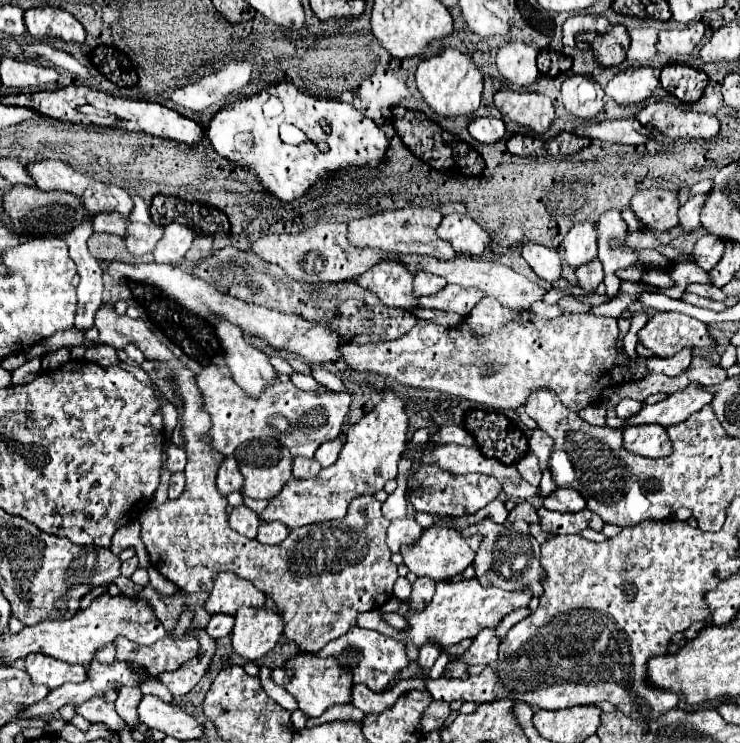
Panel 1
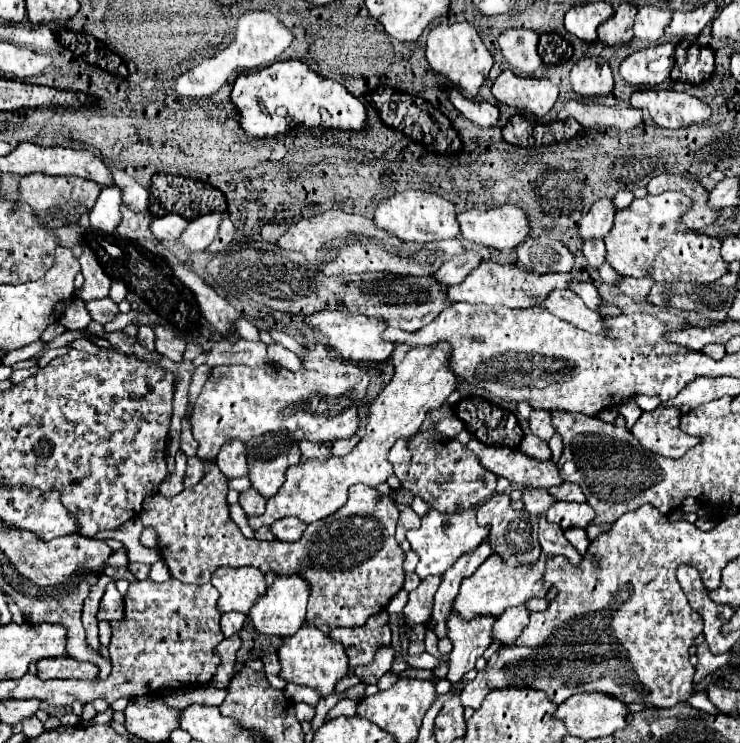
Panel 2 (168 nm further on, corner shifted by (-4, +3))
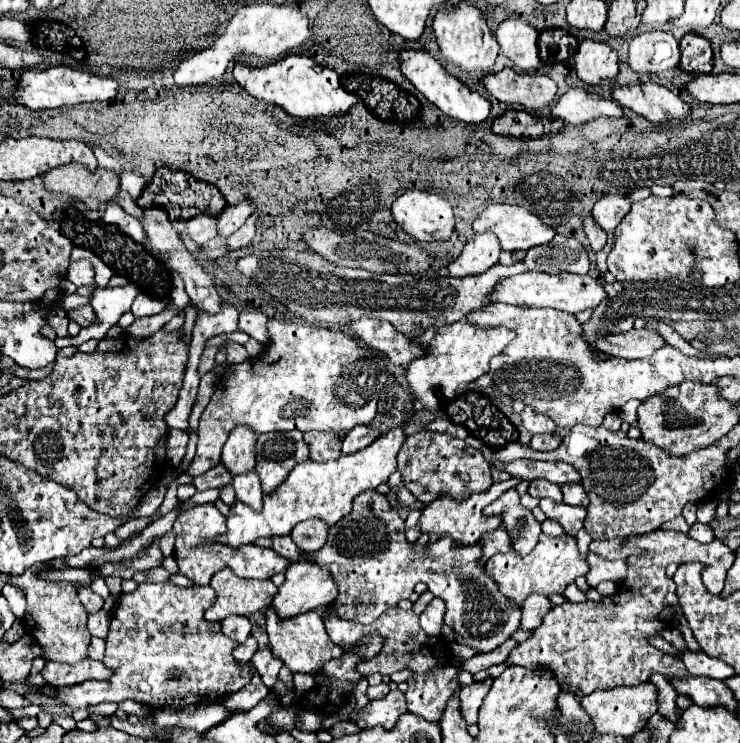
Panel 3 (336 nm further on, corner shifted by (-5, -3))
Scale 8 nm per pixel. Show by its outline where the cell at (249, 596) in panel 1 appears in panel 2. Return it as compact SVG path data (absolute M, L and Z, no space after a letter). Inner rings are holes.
M216 568L212 584L220 592L220 612L244 612L256 604L258 596L266 592L264 572L258 568Z

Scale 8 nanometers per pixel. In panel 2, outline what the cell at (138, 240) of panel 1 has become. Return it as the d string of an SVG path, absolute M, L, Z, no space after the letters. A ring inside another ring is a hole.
M166 214L162 218L154 218L150 228L152 228L154 236L160 242L164 242L164 240L176 240L176 238L180 238L182 230L186 230L188 224L190 224L190 220L180 218L178 214Z

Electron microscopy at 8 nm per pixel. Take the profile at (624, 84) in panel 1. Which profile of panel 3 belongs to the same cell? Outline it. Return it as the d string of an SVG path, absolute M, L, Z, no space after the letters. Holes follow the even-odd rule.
M643 32L629 44L629 68L637 74L659 74L679 64L679 42L669 32Z

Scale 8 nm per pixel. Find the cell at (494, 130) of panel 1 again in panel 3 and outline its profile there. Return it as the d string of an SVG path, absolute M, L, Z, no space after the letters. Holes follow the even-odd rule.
M401 52L401 70L403 74L411 80L411 84L429 100L433 102L439 110L443 110L447 116L461 120L461 122L471 122L479 124L489 118L491 114L491 102L479 96L477 92L471 92L465 84L461 84L457 78L445 72L445 68L439 64L437 58L425 54L425 52Z

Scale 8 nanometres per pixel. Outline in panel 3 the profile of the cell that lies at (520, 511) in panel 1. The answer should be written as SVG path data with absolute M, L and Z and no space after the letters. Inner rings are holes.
M535 480L535 482L531 482L531 486L529 486L529 496L539 498L539 500L551 498L551 500L555 500L555 502L561 502L561 490L559 490L559 486L555 486L555 484L551 484L551 482L545 482L545 480Z

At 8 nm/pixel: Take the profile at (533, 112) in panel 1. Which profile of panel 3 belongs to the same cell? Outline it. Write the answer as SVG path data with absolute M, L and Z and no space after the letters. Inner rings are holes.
M505 68L483 78L487 92L505 104L523 106L525 110L539 110L549 106L557 94L557 84L543 74L523 74Z

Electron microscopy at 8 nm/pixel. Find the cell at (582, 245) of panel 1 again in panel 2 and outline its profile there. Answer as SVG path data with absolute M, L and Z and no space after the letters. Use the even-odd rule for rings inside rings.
M602 198L594 202L588 214L580 222L580 236L582 238L604 238L614 222L614 202L610 198Z

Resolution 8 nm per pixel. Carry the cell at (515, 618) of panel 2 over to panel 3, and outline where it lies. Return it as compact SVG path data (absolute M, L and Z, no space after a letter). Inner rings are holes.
M531 594L521 606L521 624L519 624L519 628L521 630L535 630L541 624L541 620L547 614L549 608L551 608L551 604L549 604L547 596Z

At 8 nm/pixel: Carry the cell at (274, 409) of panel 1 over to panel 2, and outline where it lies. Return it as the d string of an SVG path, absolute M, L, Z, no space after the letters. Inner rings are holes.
M310 340L304 344L304 352L300 354L302 370L290 372L286 368L264 364L260 368L248 366L216 366L212 368L210 378L206 380L202 394L196 400L194 416L190 424L194 428L194 438L198 442L196 456L202 460L214 460L220 446L230 440L248 442L252 436L260 436L272 430L288 430L298 440L312 442L334 442L338 438L350 438L358 430L358 404L366 396L370 376L360 366L344 360L338 352L330 348L322 348L322 352L314 352L316 346L322 346L318 340Z

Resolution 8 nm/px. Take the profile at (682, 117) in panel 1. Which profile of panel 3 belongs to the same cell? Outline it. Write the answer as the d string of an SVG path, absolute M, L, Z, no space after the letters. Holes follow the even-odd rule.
M639 82L631 86L613 86L611 92L623 108L633 110L653 124L683 120L691 114L691 106L687 102L683 102L675 92L659 84Z

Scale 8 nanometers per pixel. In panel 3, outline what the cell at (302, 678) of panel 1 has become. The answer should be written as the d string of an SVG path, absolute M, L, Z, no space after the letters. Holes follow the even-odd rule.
M271 608L267 610L267 634L269 634L269 646L275 658L279 658L289 670L291 674L303 672L309 676L315 676L323 670L323 666L329 660L335 660L343 654L343 648L339 648L337 644L333 644L325 632L323 620L317 612L307 612L303 616L295 616L295 620L287 620L287 624L279 624L279 620L275 620L275 612L271 612Z

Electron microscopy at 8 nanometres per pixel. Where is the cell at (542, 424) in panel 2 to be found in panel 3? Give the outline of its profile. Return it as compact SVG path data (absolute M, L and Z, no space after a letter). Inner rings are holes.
M525 408L523 414L523 426L531 432L531 434L553 434L555 432L555 424L551 418L543 416L543 414L537 414L533 412L531 408Z

